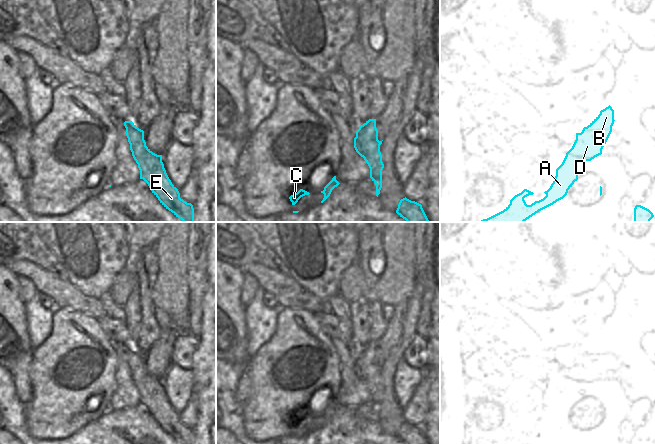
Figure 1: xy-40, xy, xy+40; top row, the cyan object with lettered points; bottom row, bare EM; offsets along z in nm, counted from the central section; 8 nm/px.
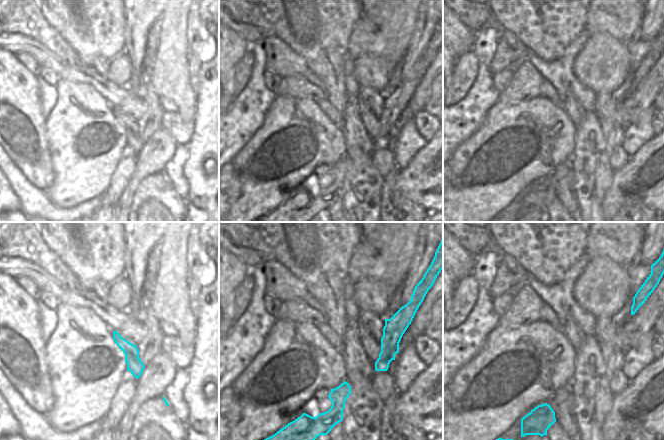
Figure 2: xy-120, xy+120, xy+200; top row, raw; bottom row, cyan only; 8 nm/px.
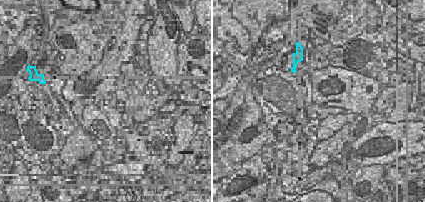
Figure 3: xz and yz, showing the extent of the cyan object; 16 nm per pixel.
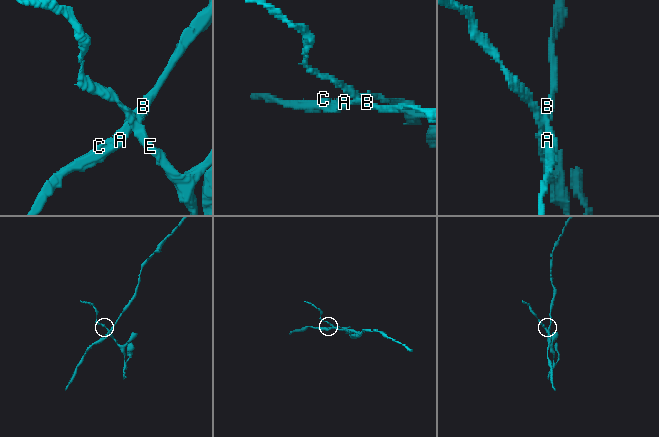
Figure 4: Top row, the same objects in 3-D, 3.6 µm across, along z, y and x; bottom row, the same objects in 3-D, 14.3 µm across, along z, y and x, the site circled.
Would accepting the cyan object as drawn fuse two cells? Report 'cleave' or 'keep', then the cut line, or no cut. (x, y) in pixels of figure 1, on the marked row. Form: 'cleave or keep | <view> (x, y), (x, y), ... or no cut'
cleave | xy (356, 136), (359, 142), (377, 141), (380, 144)

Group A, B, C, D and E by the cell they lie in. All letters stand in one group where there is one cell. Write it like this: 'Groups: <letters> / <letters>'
Groups: A B C D / E.

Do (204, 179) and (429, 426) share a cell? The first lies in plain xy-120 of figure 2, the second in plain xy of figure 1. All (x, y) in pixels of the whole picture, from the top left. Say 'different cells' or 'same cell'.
same cell

